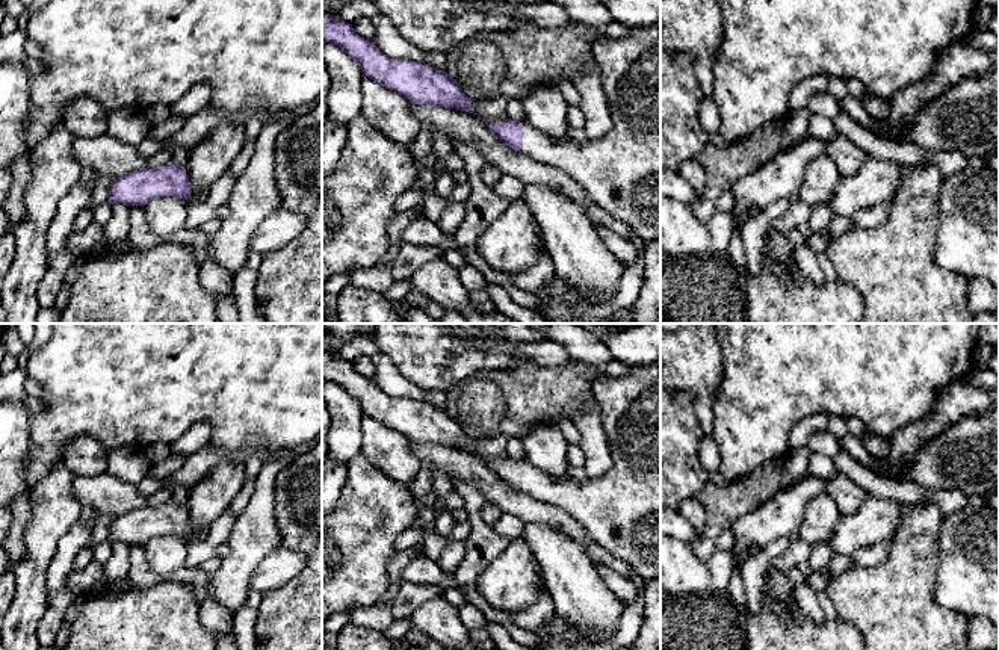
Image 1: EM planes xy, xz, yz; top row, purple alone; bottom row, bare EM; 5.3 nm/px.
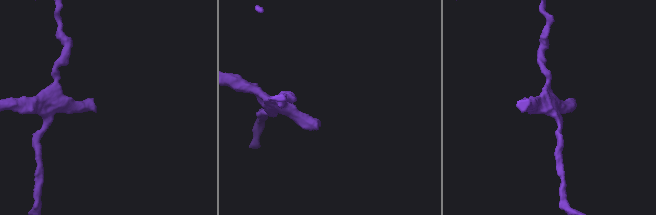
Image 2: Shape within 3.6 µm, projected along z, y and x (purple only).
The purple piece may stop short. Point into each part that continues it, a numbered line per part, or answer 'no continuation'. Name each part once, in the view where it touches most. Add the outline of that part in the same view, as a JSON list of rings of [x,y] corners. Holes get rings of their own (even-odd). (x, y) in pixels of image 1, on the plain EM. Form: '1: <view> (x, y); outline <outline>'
1: xz (620, 511); outline [[[660,357],[651,364],[632,367],[632,370],[626,375],[602,376],[595,379],[592,382],[592,399],[600,407],[603,431],[606,434],[606,440],[609,443],[609,450],[612,457],[611,470],[605,473],[603,476],[588,478],[585,481],[579,481],[571,476],[564,478],[564,479],[556,479],[532,467],[529,463],[523,461],[523,490],[521,491],[527,496],[535,497],[537,500],[547,502],[556,508],[564,509],[567,514],[570,514],[574,520],[577,520],[585,528],[589,538],[595,544],[602,546],[611,555],[626,561],[632,567],[632,570],[636,573],[636,576],[648,582],[656,577],[660,577]]]

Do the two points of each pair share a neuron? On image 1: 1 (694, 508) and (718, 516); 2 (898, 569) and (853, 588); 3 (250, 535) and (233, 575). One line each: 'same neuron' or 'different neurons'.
1: different neurons
2: same neuron
3: same neuron

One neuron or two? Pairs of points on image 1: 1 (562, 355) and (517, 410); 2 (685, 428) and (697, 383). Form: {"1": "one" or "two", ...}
{"1": "two", "2": "two"}

